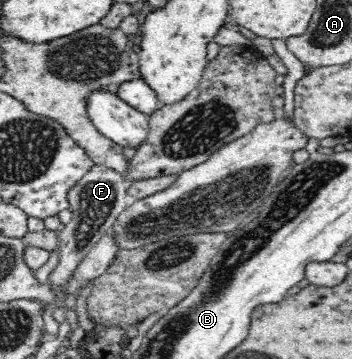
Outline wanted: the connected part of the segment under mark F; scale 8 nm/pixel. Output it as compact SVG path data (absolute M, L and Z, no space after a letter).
M93 165L88 174L76 186L71 187L67 194L71 221L63 225L58 234L59 264L49 275L48 282L54 282L57 292L67 282L70 272L90 253L101 238L113 228L117 216L125 211L130 199L124 177L105 166Z

